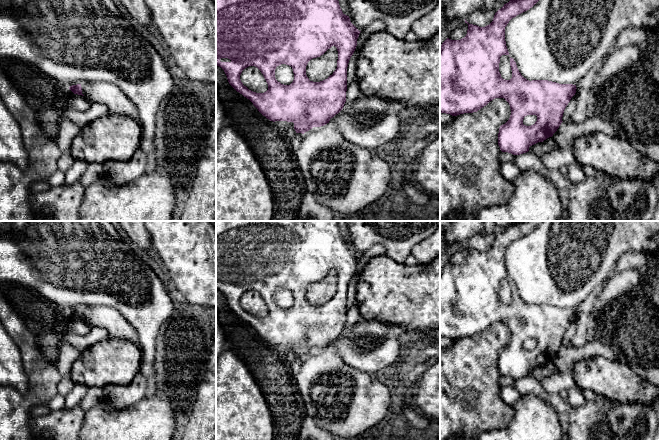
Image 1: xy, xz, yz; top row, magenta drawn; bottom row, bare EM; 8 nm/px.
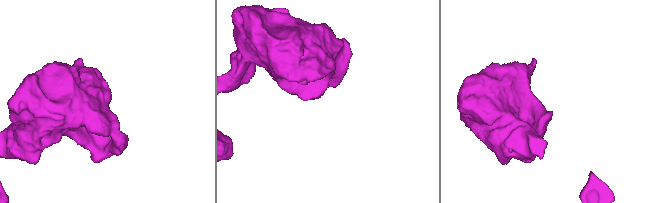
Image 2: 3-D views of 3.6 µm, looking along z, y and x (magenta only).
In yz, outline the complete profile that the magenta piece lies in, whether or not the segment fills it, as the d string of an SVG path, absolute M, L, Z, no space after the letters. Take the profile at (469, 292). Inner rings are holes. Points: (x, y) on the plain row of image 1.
M515 221L515 222L512 222L508 227L504 228L504 230L495 237L493 245L485 251L479 251L477 249L469 248L465 243L465 247L468 248L468 254L467 254L466 260L460 264L451 264L451 263L447 262L440 270L440 337L446 337L446 338L450 338L452 340L457 340L457 339L464 338L464 337L473 337L473 336L477 336L478 334L480 334L481 332L486 330L490 325L492 325L495 322L504 322L510 329L511 339L510 339L509 344L505 348L501 349L499 352L498 369L502 376L508 376L513 379L520 379L520 378L526 377L529 375L530 370L532 370L538 366L543 366L547 362L553 360L553 358L557 355L557 353L563 346L562 341L563 341L564 334L565 334L566 330L568 329L568 327L570 326L571 322L575 319L576 313L577 313L576 309L573 309L573 308L559 308L559 307L548 305L548 304L529 305L521 299L521 297L519 296L519 294L517 292L516 286L511 281L510 281L510 290L511 290L511 294L512 294L512 302L510 304L505 304L501 301L501 298L499 296L500 281L502 279L509 279L509 276L508 276L508 273L506 270L506 265L505 265L505 251L507 250L507 248L509 247L509 245L512 242L514 242L517 239L532 232L540 223L541 223L541 221ZM527 339L536 339L537 340L537 345L531 350L526 350L523 348L523 343Z

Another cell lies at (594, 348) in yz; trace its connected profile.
M588 341L581 347L562 346L552 362L561 373L573 374L573 365L591 357L601 356L609 360L625 362L617 351L604 341Z

